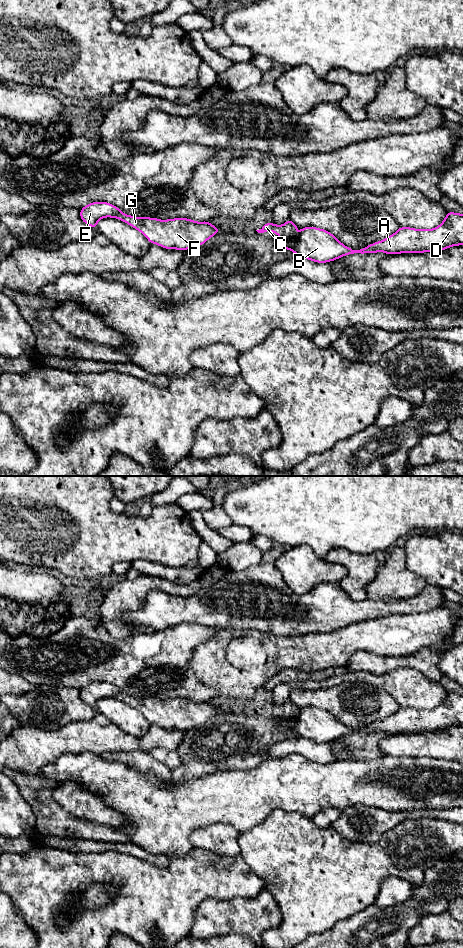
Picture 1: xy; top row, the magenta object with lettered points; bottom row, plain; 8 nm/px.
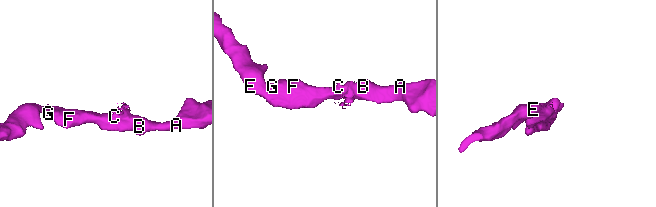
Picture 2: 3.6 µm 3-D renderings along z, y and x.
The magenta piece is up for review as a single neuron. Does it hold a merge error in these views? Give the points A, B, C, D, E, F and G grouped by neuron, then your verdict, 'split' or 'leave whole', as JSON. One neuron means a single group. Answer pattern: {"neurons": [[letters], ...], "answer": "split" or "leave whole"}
{"neurons": [["A", "B", "D", "E", "F", "G"], ["C"]], "answer": "split"}

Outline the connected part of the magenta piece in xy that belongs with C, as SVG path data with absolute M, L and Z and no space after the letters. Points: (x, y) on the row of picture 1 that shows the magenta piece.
M290 219L283 225L275 225L274 223L267 222L261 229L256 230L258 233L272 231L276 233L281 239L294 240L298 237L295 231L298 229L296 224Z

